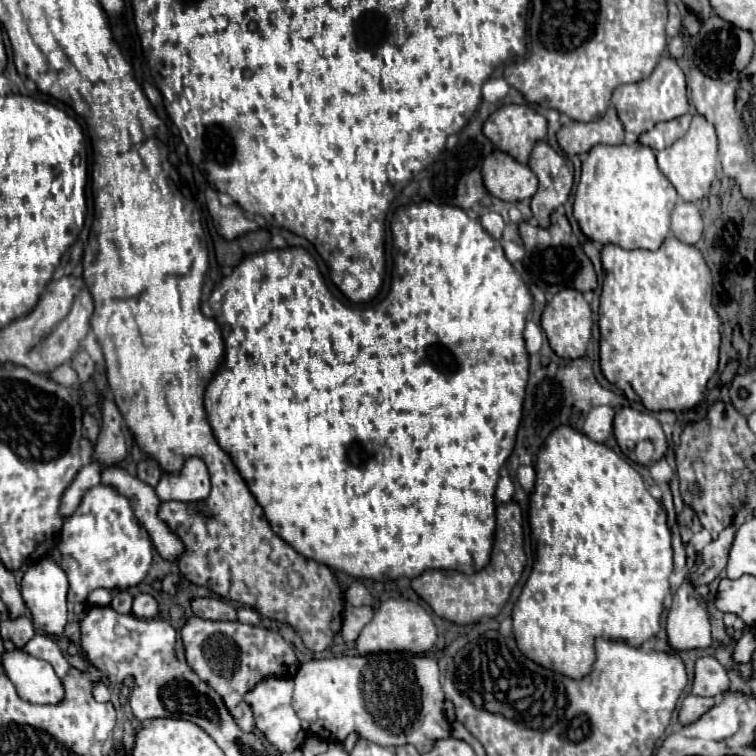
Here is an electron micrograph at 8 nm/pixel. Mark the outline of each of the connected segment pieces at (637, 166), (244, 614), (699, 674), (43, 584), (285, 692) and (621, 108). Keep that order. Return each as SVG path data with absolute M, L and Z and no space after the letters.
M638 141L632 143L632 145L624 145L624 143L622 145L596 145L596 147L592 147L588 151L588 157L582 163L582 175L580 175L580 183L576 187L576 199L574 199L574 217L576 217L582 233L588 239L596 241L596 243L602 243L602 245L604 243L612 243L612 245L620 245L622 249L638 249L638 247L642 247L642 249L656 251L662 245L662 241L666 239L668 231L670 231L670 213L672 213L676 201L678 201L678 193L676 193L674 185L660 173L658 165L656 165L656 155L654 155L652 149L648 149L648 145L640 145Z
M238 607L236 615L238 615L238 621L240 621L240 623L250 623L250 625L256 625L256 623L258 623L258 613L256 613L254 609Z
M700 657L694 669L692 695L714 697L718 693L730 691L730 679L726 669L718 663L716 657Z
M52 559L36 561L26 569L26 573L22 577L20 591L26 601L26 607L30 609L34 625L40 631L44 631L46 635L62 635L64 625L66 625L66 617L68 617L68 609L66 609L68 579L66 579L66 573Z
M264 677L256 689L248 691L248 697L244 697L248 705L252 707L254 713L254 723L256 727L264 733L264 737L280 751L280 753L290 753L298 749L304 739L308 737L308 729L302 725L302 719L296 715L292 709L292 679L284 677Z
M662 57L650 77L638 81L636 85L632 85L632 83L620 85L612 95L612 105L616 107L624 129L640 135L640 133L652 129L660 121L670 121L670 119L676 119L680 115L688 113L684 73L672 57Z

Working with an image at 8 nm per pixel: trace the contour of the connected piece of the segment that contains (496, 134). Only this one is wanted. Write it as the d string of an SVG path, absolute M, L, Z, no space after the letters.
M502 105L484 123L484 135L500 151L528 163L536 141L546 137L546 119L528 105Z

